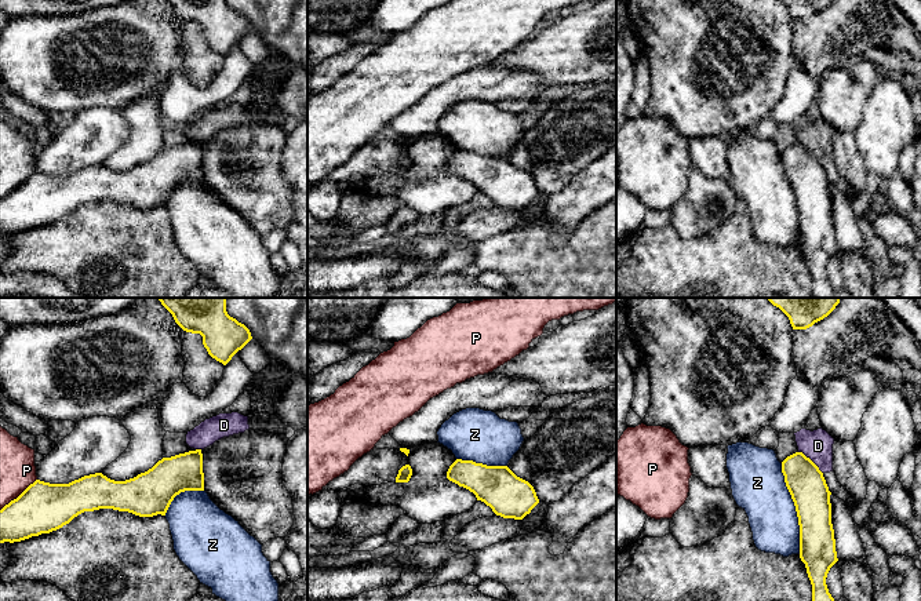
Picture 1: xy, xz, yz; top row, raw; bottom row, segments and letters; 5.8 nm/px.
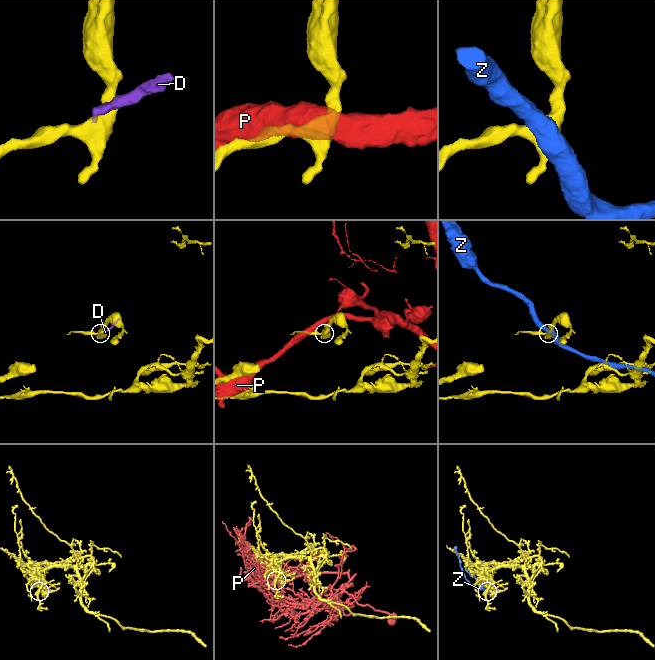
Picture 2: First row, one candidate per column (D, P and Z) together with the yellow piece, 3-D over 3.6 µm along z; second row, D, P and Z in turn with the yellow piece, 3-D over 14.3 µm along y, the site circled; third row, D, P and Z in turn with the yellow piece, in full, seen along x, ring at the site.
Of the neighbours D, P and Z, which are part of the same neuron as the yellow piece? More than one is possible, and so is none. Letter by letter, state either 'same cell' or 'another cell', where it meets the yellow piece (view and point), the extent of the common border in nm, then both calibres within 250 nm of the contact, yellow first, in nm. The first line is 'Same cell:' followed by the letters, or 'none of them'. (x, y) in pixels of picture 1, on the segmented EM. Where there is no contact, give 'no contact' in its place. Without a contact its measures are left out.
Same cell: none of them
D: another cell | yz (811, 461) | 190 nm | 220/180 nm
P: another cell | xy (19, 495) | 280 nm | 300/200 nm
Z: another cell | yz (796, 509) | 550 nm | 220/300 nm

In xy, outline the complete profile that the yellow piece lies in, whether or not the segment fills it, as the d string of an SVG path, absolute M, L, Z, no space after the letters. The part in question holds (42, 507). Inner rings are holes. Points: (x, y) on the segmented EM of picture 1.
M201 449L163 458L152 469L125 481L114 481L95 473L69 484L50 484L36 480L17 499L0 510L0 543L21 542L50 533L69 524L84 511L113 509L139 517L165 516L171 502L185 491L204 491Z

